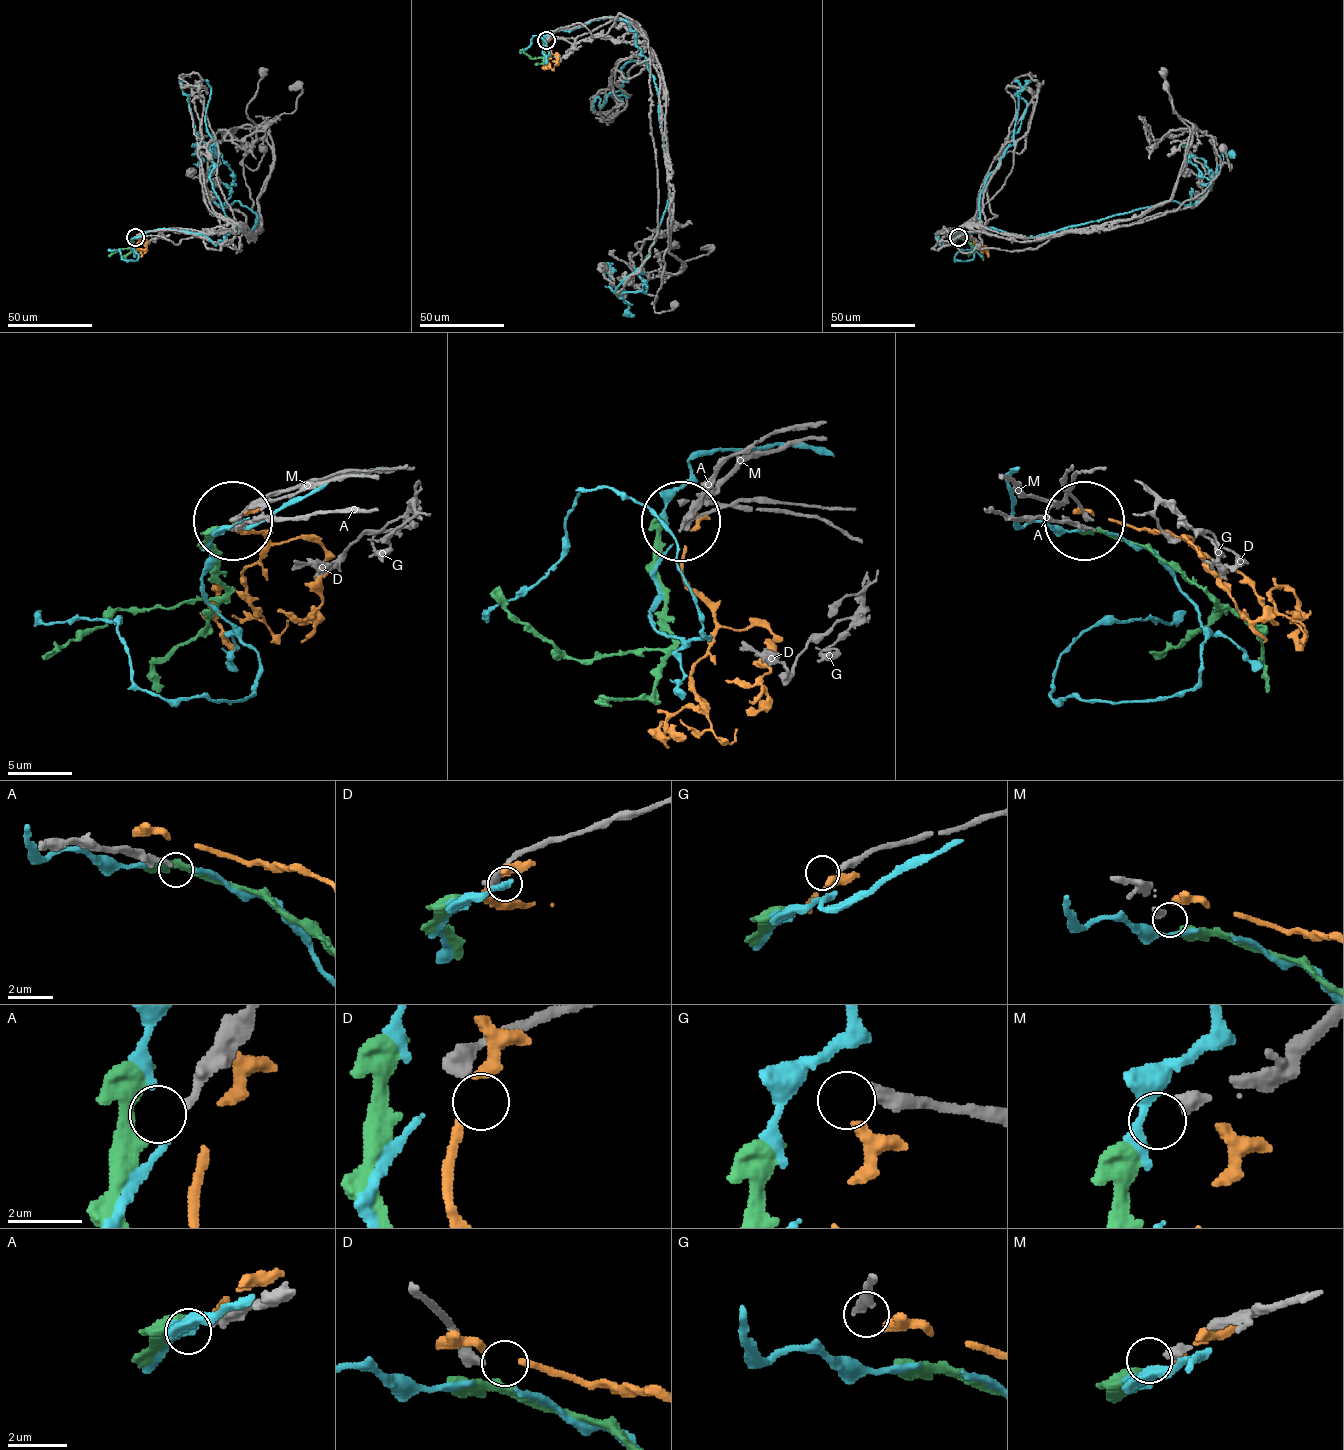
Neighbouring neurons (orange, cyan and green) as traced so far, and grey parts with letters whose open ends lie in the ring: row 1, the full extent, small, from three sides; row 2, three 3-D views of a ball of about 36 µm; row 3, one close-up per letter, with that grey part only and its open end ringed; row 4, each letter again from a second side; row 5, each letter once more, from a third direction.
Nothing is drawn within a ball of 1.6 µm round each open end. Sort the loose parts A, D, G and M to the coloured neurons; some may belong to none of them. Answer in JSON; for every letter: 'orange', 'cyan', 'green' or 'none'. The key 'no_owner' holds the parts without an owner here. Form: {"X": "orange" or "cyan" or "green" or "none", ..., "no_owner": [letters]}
{"A": "none", "D": "none", "G": "orange", "M": "green", "no_owner": ["A", "D"]}

